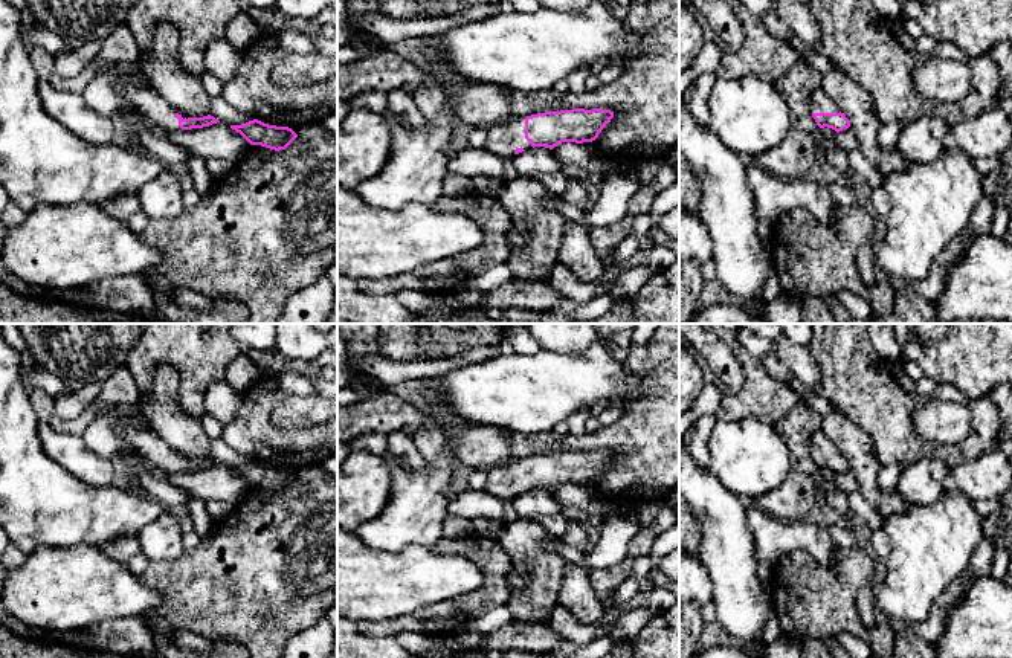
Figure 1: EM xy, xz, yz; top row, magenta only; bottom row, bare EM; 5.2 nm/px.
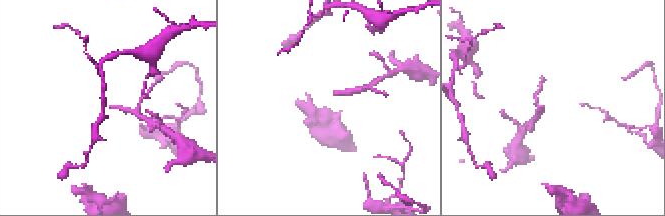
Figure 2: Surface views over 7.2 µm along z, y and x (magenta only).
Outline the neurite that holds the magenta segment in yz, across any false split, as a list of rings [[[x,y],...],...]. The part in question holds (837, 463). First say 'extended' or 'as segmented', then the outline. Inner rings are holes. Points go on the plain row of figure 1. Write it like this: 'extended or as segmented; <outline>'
extended; [[[821,429],[811,437],[809,450],[820,470],[827,469],[840,475],[850,469],[850,463]]]

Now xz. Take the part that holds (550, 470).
extended; [[[572,450],[513,460],[505,466],[487,469],[484,490],[511,501],[531,489],[553,492],[562,484],[592,484],[612,460],[614,453],[600,450]]]

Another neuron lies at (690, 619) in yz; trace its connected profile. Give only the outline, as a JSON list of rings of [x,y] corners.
[[[684,603],[679,608],[679,658],[691,658],[699,643],[704,620],[698,603]]]

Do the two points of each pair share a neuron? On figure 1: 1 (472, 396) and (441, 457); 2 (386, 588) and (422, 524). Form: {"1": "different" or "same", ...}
{"1": "different", "2": "different"}

